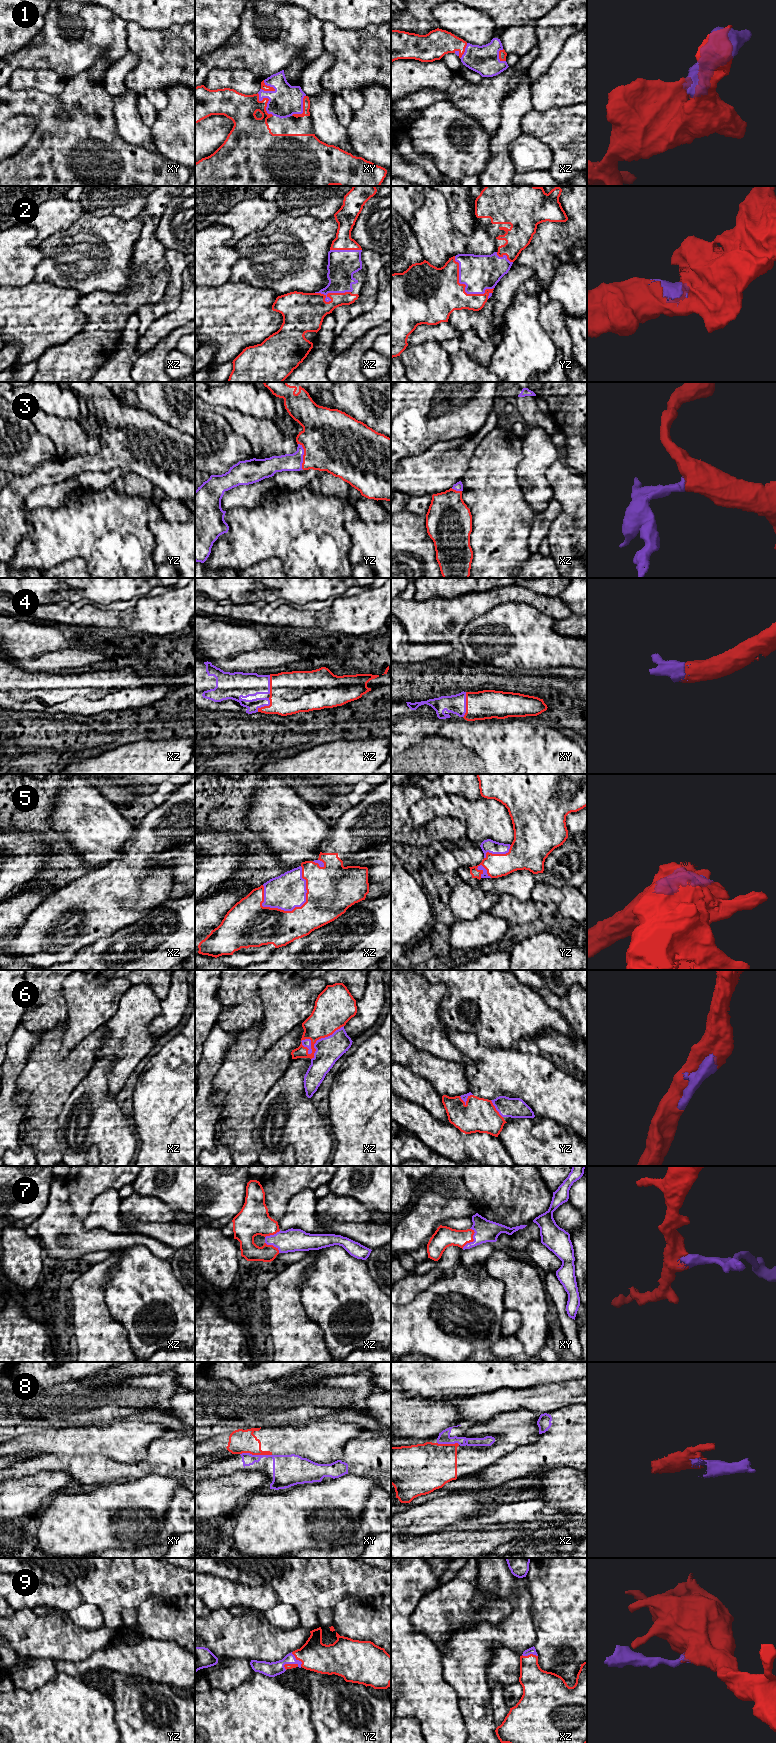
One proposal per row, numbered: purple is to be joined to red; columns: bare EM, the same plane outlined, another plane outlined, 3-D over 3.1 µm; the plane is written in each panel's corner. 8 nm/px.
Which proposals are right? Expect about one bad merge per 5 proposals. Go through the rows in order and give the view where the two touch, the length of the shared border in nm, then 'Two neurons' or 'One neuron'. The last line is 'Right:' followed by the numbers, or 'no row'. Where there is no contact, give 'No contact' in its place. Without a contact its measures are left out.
1: Touches red in xy. Shared border 220 nm. One neuron
2: Touches red in yz. Shared border 420 nm. One neuron
3: Touches red in yz. Shared border 220 nm. One neuron
4: Touches red in xy. Shared border 200 nm. One neuron
5: Touches red in xz. Shared border 460 nm. One neuron
6: Touches red in xz. Shared border 380 nm. One neuron
7: Touches red in xy. Shared border 180 nm. One neuron
8: Touches red in xy. Shared border 260 nm. Two neurons
9: Touches red in yz. Shared border 130 nm. One neuron
Right: 1, 2, 3, 4, 5, 6, 7, 9

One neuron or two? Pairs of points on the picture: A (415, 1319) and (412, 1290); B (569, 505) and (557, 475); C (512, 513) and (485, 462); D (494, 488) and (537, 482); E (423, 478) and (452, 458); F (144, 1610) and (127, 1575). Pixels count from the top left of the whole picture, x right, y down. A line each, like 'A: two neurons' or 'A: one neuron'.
A: two neurons
B: one neuron
C: one neuron
D: two neurons
E: one neuron
F: two neurons

